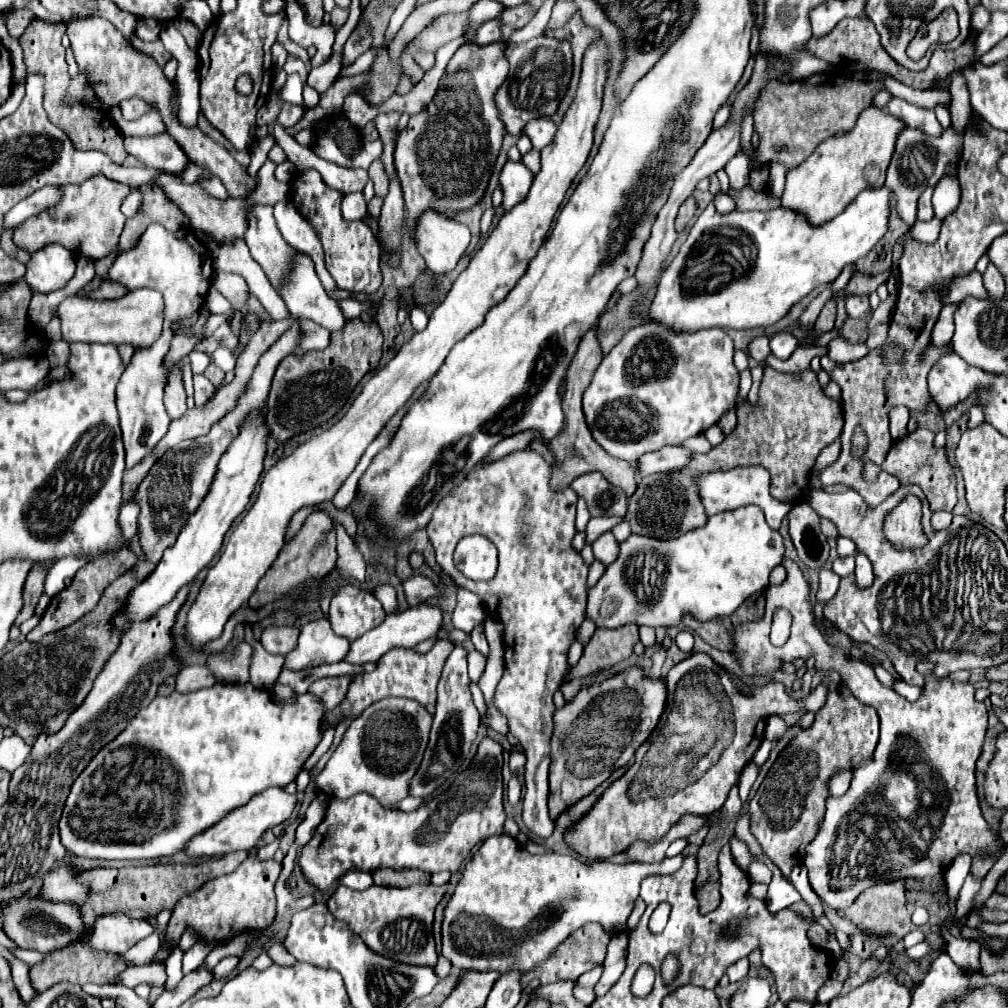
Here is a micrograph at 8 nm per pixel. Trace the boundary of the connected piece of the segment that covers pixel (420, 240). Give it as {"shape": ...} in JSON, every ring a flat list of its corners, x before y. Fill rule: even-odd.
{"shape":[[425,212,417,224,415,244,425,258,427,268,435,274,447,274,465,254,471,232,465,224,445,218,437,212]]}

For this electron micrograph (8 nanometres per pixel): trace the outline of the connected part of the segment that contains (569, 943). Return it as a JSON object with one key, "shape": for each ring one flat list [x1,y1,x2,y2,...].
{"shape":[[587,924,573,932,569,940,565,940,565,944,557,948,553,958,535,968,523,980,531,982,533,978,539,978,541,984,551,984,567,978,577,980,577,976,581,976,583,972,603,964,609,940,609,932,605,932,601,924]]}

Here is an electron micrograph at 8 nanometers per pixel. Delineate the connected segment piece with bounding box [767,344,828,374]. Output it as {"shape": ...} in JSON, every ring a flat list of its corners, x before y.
{"shape":[[801,344,795,352,793,352,793,356,789,358,789,360,779,360,779,358,775,358,775,356,769,356,769,360,767,360,767,366,771,366,771,368,775,368,775,370,779,370,779,372,805,372,805,370,809,370,809,362,811,362,811,358,815,358,815,356,825,356,828,352,828,348,823,346,805,346,805,344]]}

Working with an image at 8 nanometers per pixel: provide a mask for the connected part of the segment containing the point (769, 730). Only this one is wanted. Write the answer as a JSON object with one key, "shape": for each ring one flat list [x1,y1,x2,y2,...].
{"shape":[[771,716,771,718,767,720,767,724,765,724,765,738,767,738,769,742,777,742,777,740,783,738,783,734,785,734,789,728,791,728,791,726,789,726,783,718]]}

